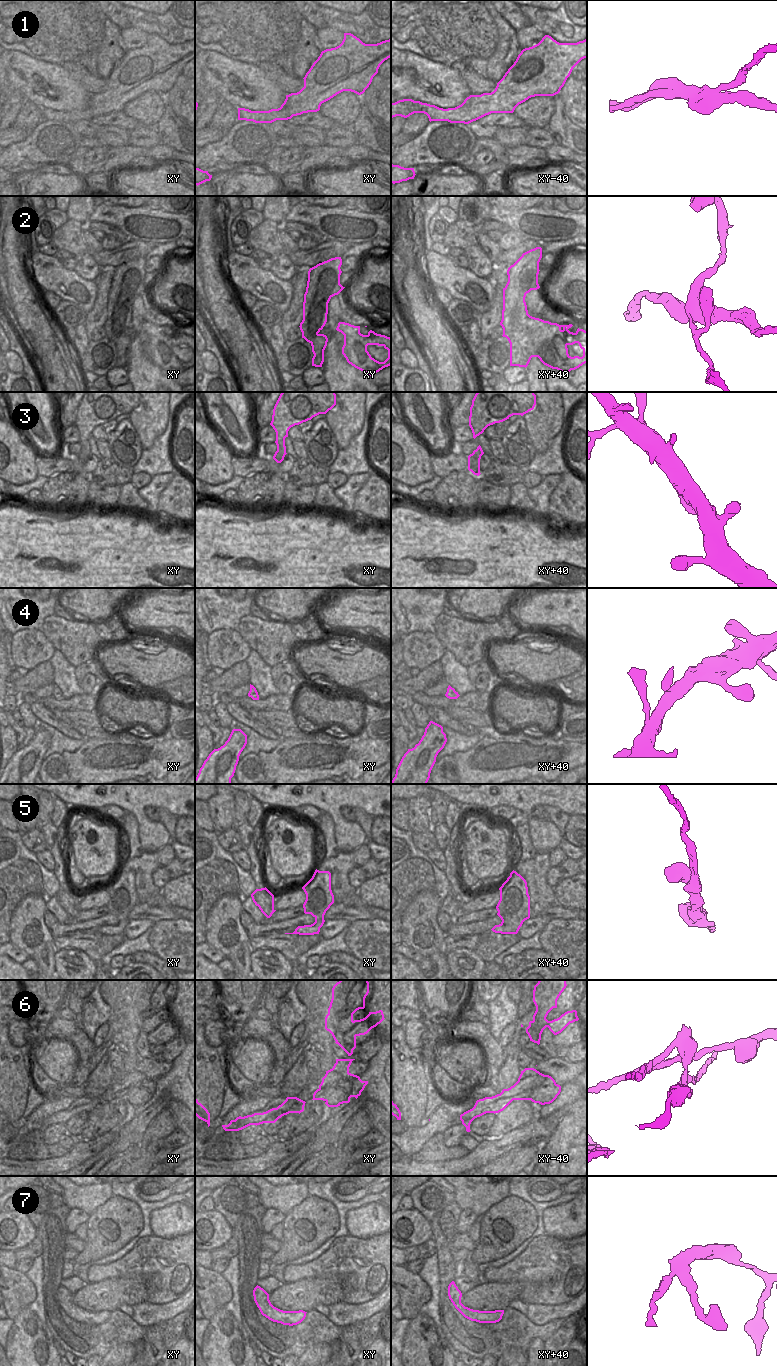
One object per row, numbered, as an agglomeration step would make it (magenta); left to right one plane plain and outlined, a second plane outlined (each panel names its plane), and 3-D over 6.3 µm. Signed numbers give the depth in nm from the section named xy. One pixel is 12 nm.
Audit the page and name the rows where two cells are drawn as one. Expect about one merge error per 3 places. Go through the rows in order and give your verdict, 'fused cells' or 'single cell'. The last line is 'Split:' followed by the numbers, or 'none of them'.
1: fused cells
2: fused cells
3: single cell
4: single cell
5: single cell
6: fused cells
7: single cell
Split: 1, 2, 6

